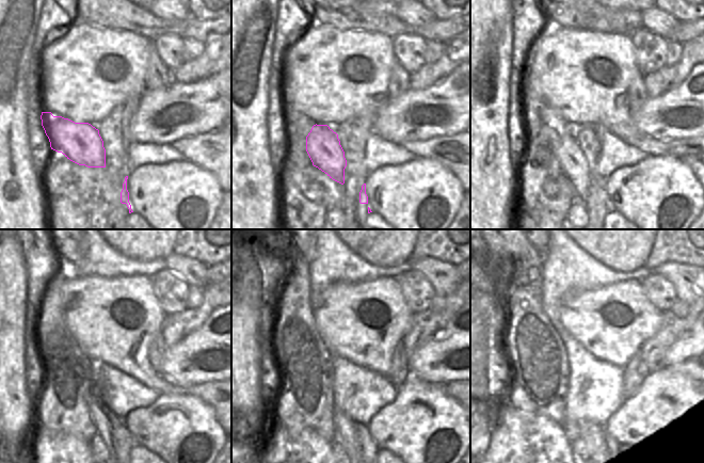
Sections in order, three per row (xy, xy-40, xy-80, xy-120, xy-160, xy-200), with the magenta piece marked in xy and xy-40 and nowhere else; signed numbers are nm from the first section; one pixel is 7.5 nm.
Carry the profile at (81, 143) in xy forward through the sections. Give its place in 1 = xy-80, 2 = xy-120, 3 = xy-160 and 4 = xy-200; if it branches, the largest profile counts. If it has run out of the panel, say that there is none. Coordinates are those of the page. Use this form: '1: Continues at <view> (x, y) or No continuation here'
1: Continues at xy-80 (574, 164)
2: Continues at xy-120 (117, 440)
3: Continues at xy-160 (356, 440)
4: Continues at xy-200 (598, 446)

